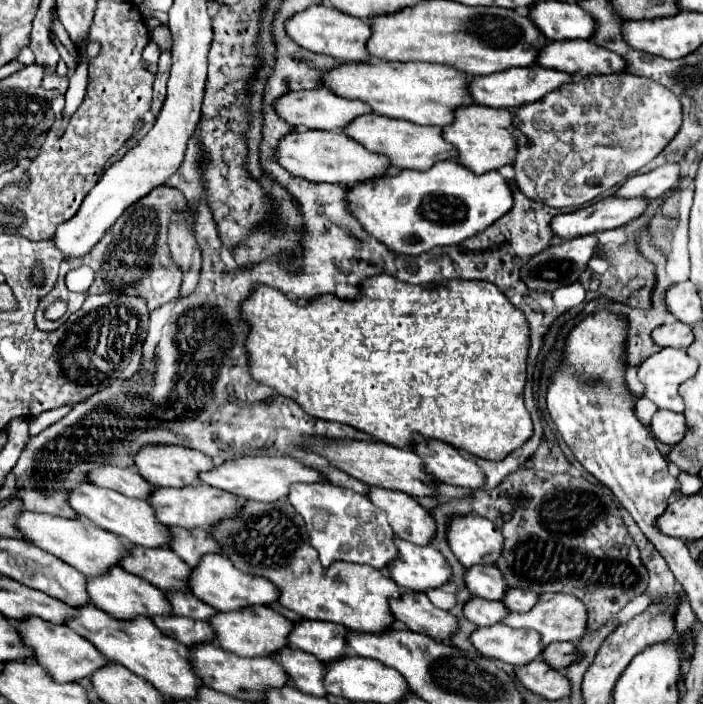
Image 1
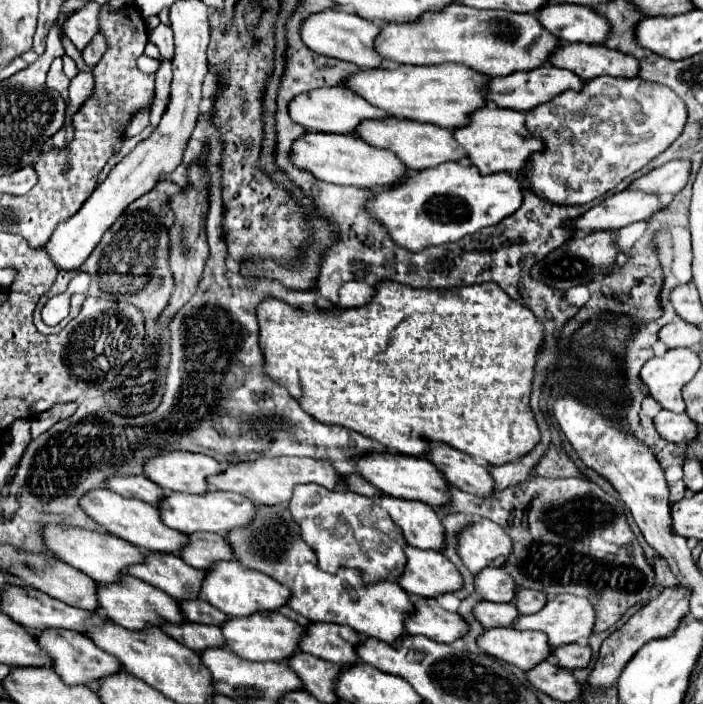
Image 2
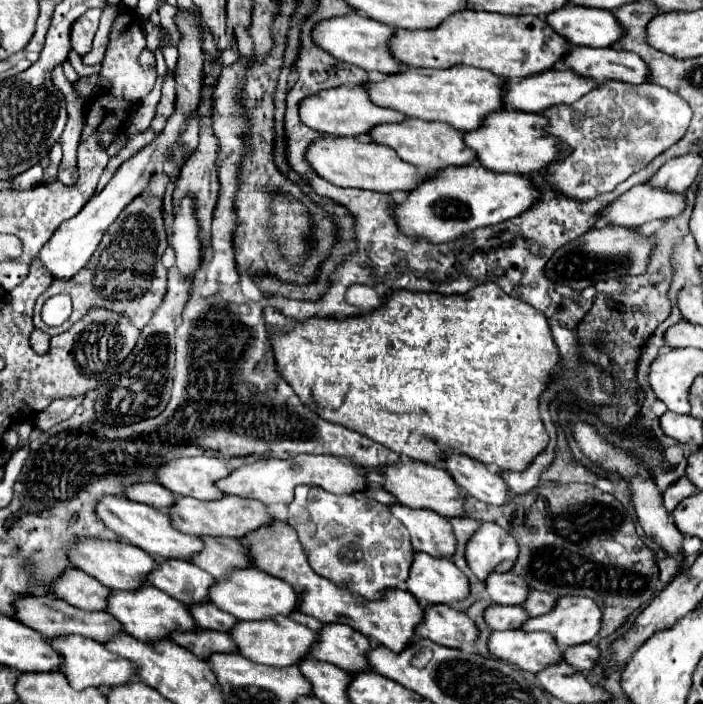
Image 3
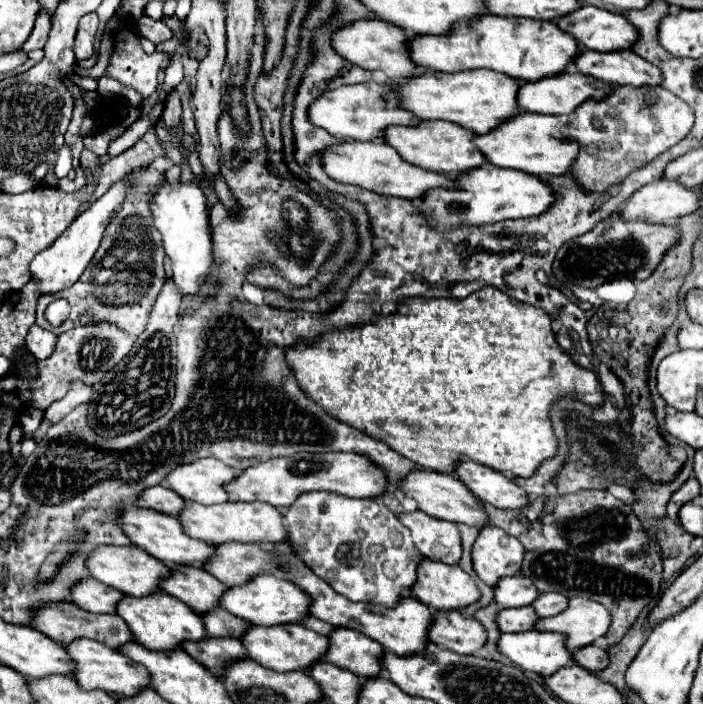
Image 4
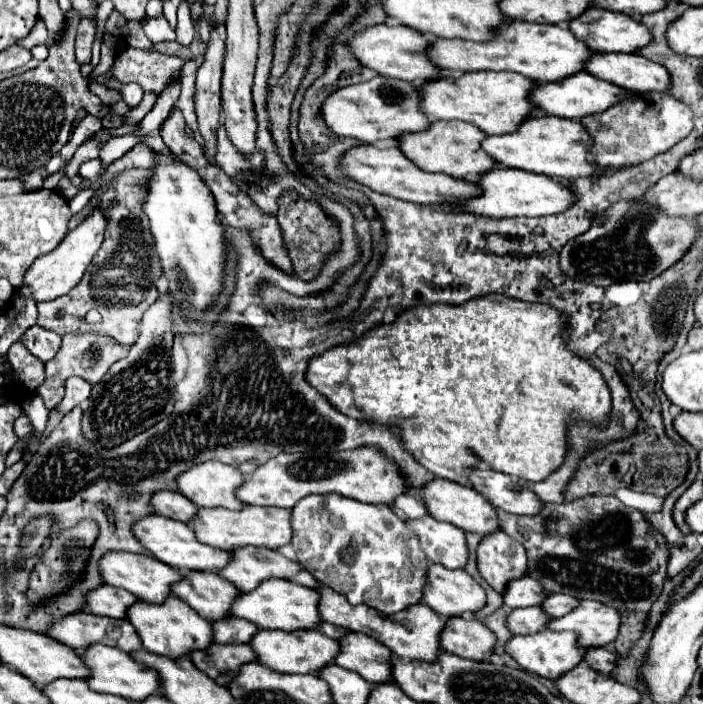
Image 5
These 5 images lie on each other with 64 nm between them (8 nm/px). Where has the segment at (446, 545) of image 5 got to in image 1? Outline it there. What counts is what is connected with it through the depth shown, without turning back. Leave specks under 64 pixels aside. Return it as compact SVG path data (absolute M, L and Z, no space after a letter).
M370 486L366 496L374 506L386 512L388 524L392 526L398 538L420 546L432 540L436 524L430 518L428 510L422 508L412 496L380 486Z

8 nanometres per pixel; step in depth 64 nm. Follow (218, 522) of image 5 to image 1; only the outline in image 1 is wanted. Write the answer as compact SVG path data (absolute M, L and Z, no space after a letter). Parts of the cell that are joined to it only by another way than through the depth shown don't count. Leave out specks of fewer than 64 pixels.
M198 484L184 488L152 488L148 496L150 506L154 508L156 520L164 526L182 526L182 528L210 528L222 516L236 516L242 508L242 500L230 492Z

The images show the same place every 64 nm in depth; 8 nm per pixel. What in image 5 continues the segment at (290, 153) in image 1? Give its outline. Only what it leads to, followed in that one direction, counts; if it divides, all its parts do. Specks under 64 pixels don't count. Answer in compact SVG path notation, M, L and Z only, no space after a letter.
M372 144L352 146L348 152L344 152L340 156L338 170L346 178L368 186L378 194L388 194L392 198L416 202L416 204L440 204L444 200L464 200L464 196L478 196L480 194L480 190L470 182L452 178L448 174L434 174L434 172L426 172L426 170L418 168L398 148L380 150Z

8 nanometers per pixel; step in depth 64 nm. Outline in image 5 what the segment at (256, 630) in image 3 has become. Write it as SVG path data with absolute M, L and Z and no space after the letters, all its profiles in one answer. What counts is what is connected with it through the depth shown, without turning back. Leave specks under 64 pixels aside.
M264 630L256 632L250 640L252 650L256 652L256 658L260 664L284 672L284 674L318 674L324 664L332 664L336 654L338 654L338 642L324 636L322 632L314 630L294 630L294 632L284 632L284 630Z

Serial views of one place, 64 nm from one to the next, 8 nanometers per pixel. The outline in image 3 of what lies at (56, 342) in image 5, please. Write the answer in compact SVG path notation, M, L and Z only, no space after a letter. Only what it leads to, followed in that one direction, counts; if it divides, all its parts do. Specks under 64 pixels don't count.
M34 330L32 336L30 336L30 342L32 342L32 348L38 352L38 354L44 354L48 350L48 344L50 344L50 336L40 332L40 330Z

